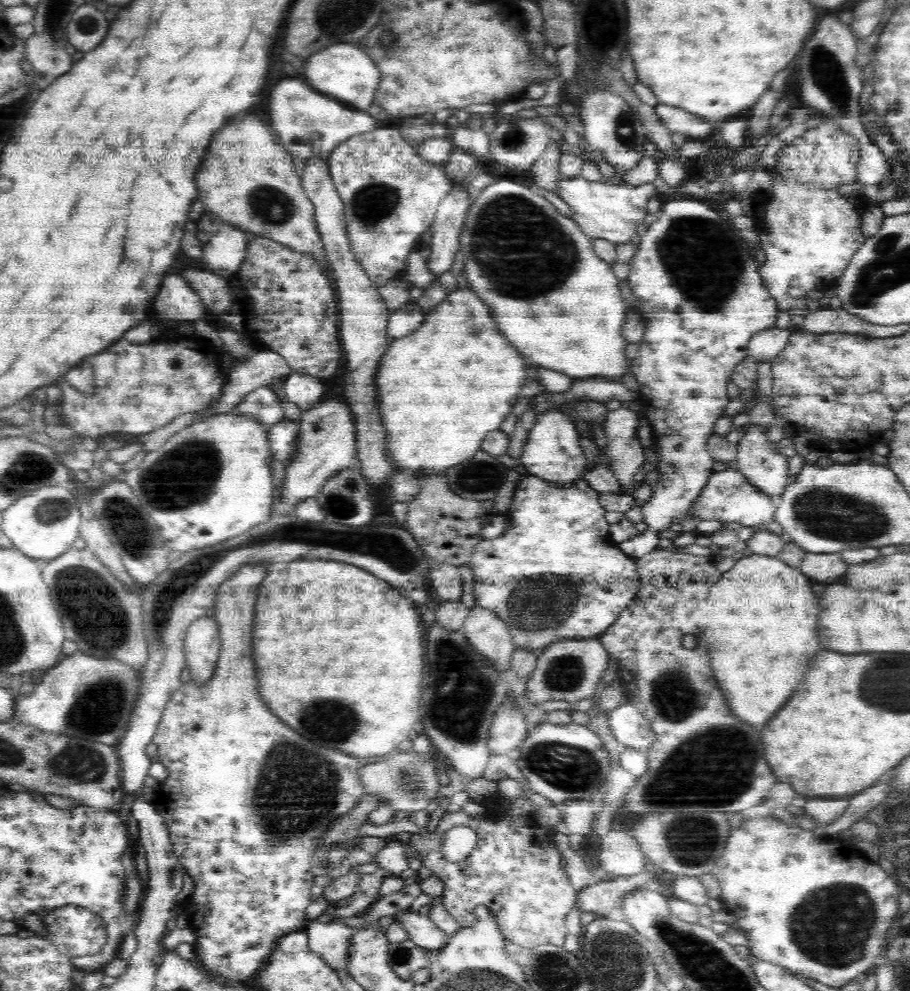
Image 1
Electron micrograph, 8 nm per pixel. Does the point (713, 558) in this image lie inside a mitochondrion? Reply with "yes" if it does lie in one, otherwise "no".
no

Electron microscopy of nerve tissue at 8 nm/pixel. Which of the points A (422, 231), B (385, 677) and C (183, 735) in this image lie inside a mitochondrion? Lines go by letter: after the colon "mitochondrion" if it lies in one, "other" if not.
A: other
B: other
C: other

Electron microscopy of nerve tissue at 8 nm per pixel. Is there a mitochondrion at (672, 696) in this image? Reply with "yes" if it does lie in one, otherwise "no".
yes

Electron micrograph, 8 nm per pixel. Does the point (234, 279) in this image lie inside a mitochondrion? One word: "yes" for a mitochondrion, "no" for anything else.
no

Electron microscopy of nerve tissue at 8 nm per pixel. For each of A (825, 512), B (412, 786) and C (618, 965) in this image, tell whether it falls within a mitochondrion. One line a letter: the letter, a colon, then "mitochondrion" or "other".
A: mitochondrion
B: mitochondrion
C: mitochondrion

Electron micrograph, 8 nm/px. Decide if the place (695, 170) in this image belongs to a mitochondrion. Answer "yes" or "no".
no

